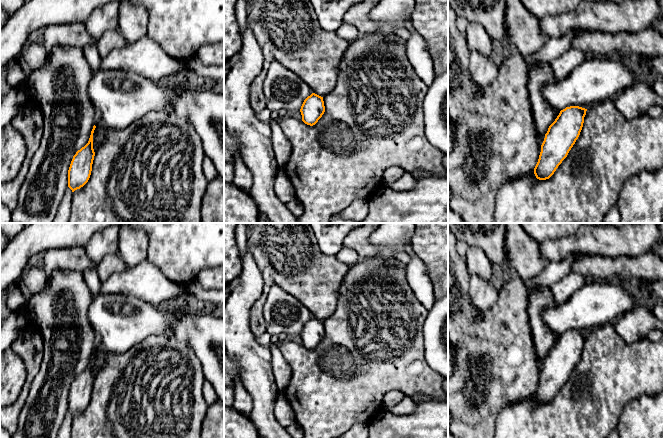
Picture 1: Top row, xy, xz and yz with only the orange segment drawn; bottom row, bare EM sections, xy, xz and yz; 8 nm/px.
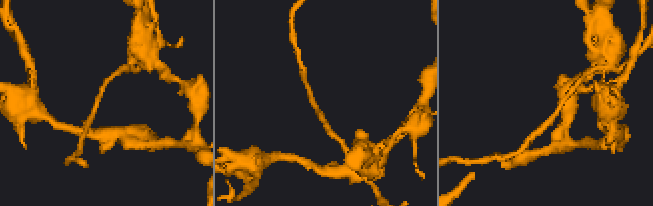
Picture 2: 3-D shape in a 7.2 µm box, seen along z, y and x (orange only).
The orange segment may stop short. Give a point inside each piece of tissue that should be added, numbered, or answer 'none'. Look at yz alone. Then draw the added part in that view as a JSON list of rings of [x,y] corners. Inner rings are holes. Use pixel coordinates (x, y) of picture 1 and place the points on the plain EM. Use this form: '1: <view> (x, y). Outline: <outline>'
none

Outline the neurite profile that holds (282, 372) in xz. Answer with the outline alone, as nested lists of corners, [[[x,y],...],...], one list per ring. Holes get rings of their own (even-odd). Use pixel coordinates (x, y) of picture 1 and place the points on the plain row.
[[[270,344],[271,363],[278,393],[284,393],[292,377],[292,370],[279,349],[279,344]]]

